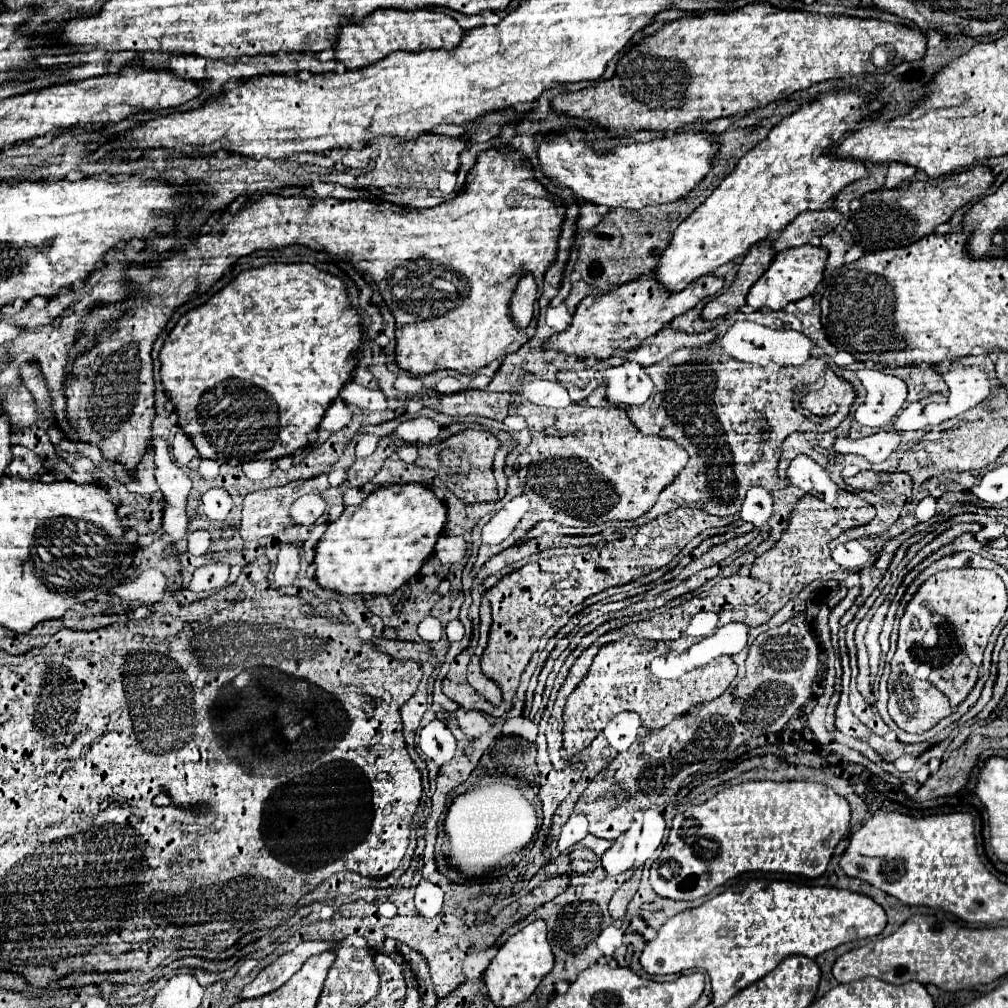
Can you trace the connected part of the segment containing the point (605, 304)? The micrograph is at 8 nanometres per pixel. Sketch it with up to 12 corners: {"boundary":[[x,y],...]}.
{"boundary":[[651,276],[587,296],[545,342],[609,360],[723,288],[701,276],[667,292]]}

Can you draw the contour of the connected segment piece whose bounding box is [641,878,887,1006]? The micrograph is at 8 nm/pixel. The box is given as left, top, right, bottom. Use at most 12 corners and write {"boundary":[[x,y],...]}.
{"boundary":[[763,878],[667,920],[649,974],[713,1004],[793,954],[877,936],[865,894]]}

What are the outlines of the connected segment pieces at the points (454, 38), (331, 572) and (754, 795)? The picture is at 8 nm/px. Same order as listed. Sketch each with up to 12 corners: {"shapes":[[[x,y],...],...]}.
{"shapes":[[[377,10],[343,22],[335,58],[365,68],[395,50],[451,50],[441,10]],[[381,486],[315,548],[315,578],[389,596],[431,556],[447,508]],[[817,782],[729,786],[673,818],[663,898],[741,872],[817,878],[849,802]]]}

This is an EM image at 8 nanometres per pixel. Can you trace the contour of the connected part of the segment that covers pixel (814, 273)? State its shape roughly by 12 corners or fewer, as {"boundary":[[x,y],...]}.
{"boundary":[[811,244],[775,254],[751,286],[755,310],[783,310],[811,296],[827,250]]}

